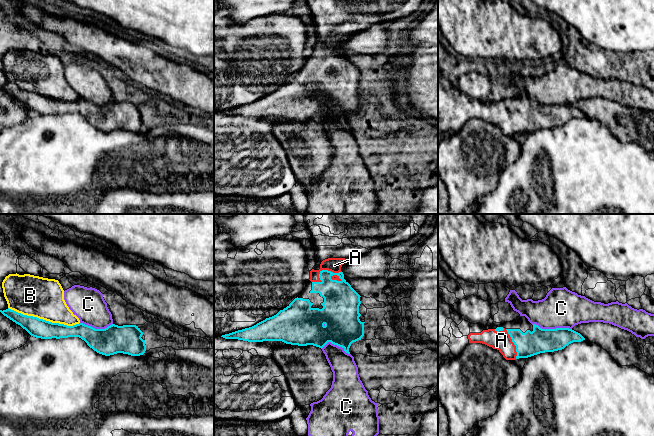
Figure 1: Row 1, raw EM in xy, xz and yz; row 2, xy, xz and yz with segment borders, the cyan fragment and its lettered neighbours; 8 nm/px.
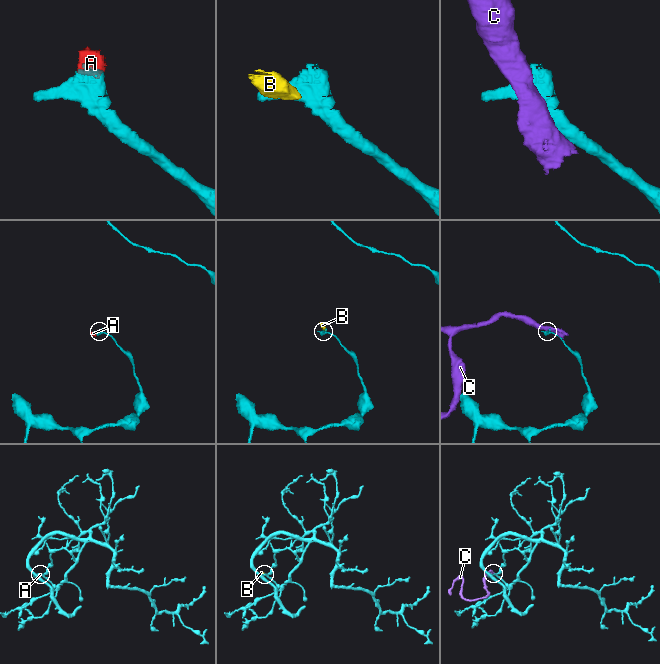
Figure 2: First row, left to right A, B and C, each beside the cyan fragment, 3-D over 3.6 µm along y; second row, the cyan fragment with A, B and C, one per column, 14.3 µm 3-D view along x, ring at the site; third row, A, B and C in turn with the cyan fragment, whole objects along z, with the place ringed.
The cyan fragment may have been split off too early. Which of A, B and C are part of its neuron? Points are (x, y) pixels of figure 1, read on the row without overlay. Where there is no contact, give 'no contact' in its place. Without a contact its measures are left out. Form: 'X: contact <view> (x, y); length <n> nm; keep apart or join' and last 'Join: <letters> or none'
A: contact xz (322, 46); length 260 nm; join
B: contact xy (44, 96); length 600 nm; keep apart
C: contact yz (552, 105); length 320 nm; keep apart
Join: A

